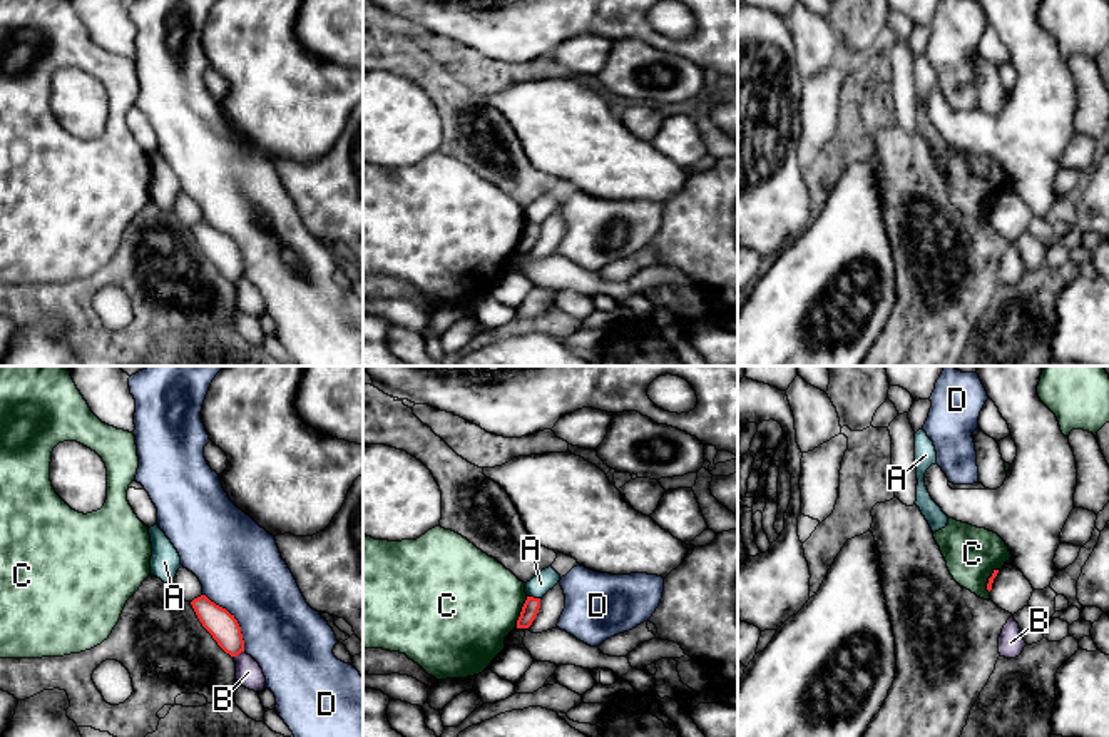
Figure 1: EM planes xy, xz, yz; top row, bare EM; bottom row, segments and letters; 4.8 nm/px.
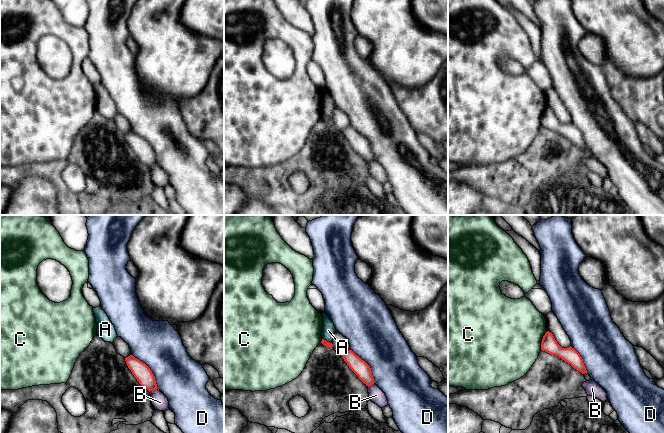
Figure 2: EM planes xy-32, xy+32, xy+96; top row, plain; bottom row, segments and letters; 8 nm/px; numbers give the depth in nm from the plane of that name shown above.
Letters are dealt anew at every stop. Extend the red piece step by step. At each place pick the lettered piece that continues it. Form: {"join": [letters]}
{"join": []}

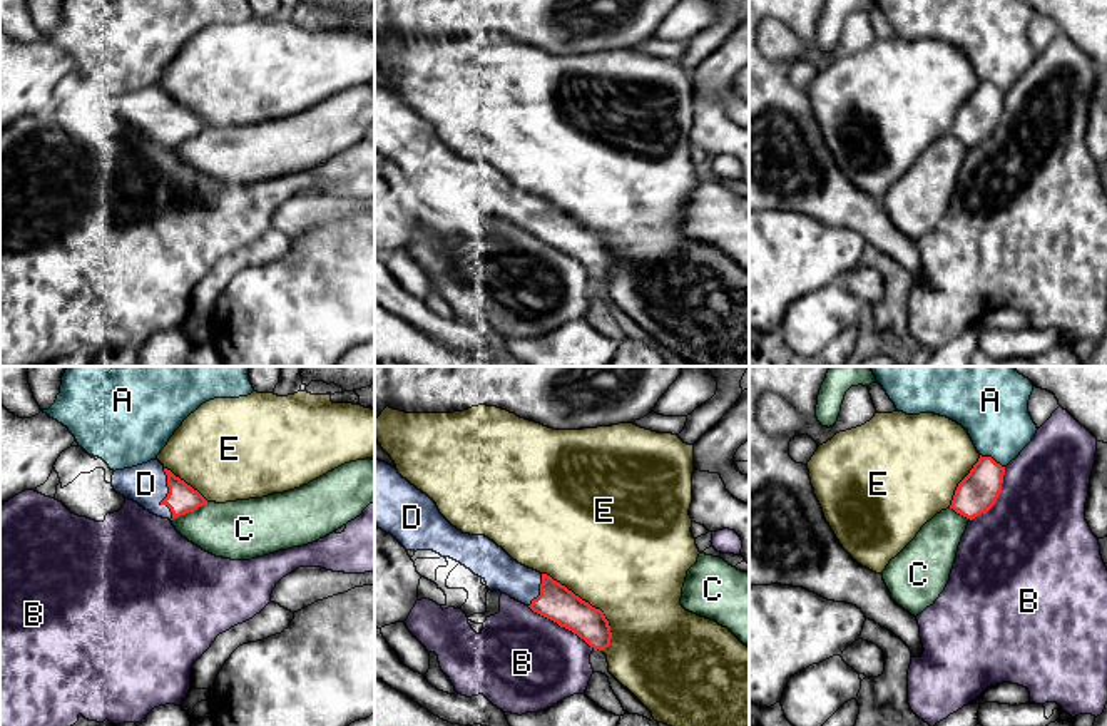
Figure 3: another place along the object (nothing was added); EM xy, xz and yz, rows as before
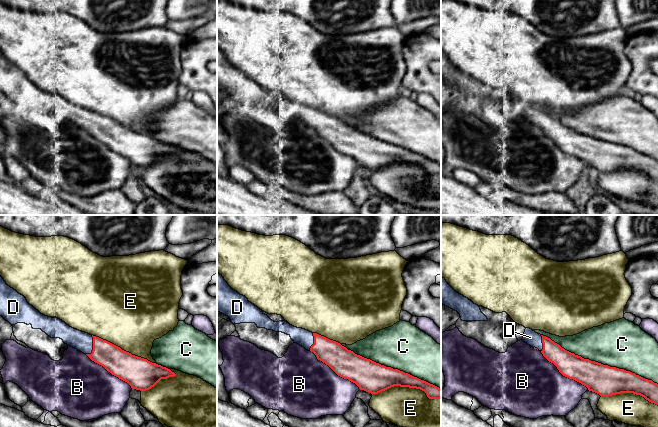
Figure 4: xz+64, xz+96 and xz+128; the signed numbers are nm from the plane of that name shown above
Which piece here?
{"join": ["D"]}

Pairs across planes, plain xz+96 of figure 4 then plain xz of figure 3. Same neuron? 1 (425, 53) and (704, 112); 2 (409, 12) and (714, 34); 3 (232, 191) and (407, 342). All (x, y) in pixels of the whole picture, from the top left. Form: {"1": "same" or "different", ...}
{"1": "same", "2": "different", "3": "same"}

